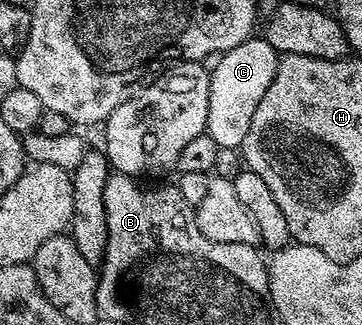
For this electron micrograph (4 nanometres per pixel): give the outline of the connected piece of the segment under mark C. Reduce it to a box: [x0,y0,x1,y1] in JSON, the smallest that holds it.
[205,36,279,150]

